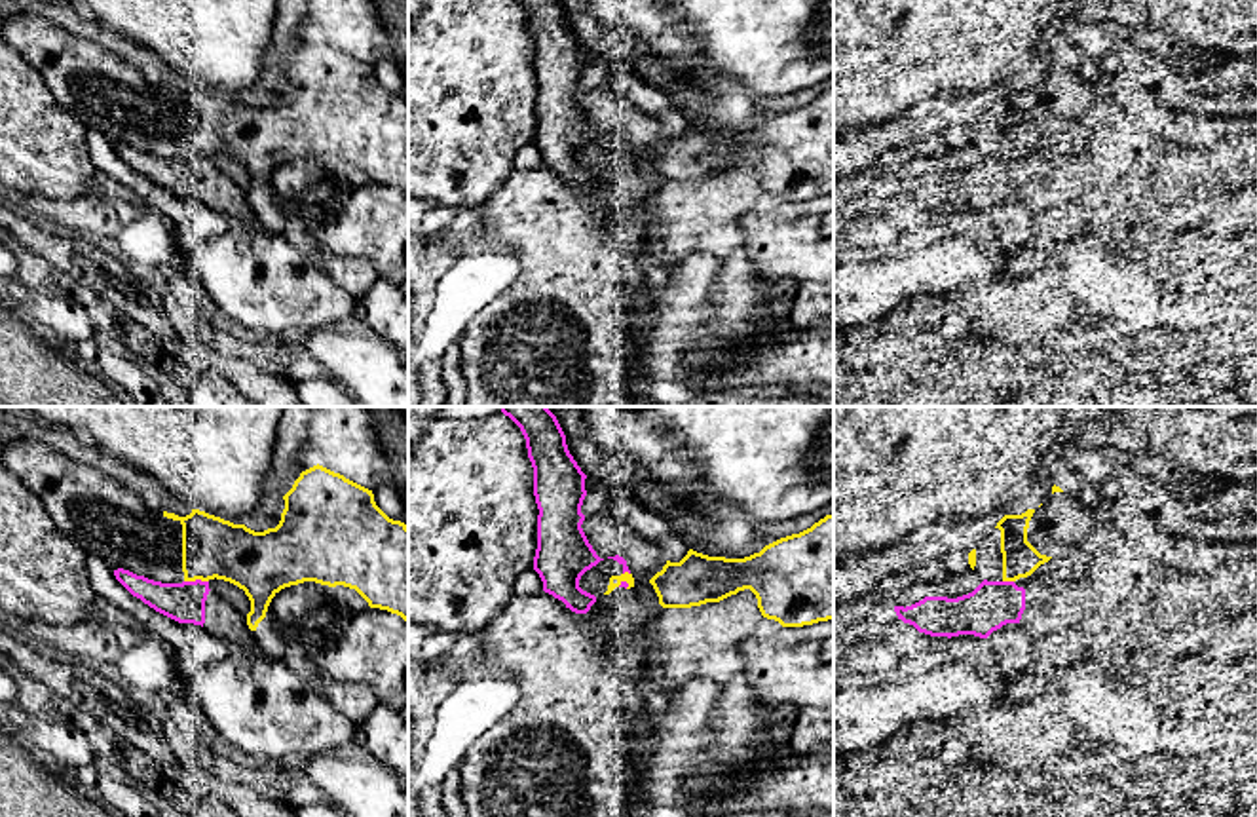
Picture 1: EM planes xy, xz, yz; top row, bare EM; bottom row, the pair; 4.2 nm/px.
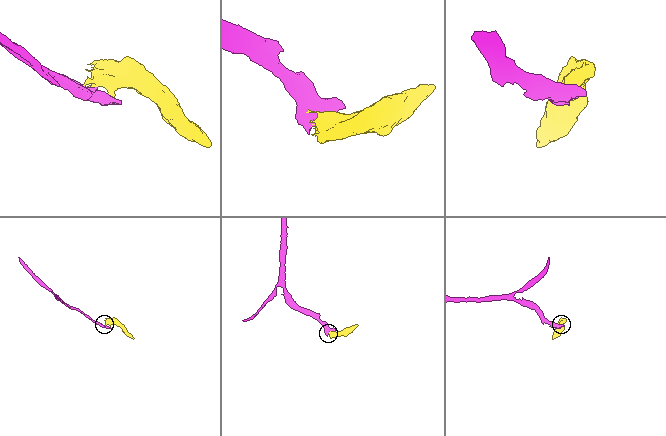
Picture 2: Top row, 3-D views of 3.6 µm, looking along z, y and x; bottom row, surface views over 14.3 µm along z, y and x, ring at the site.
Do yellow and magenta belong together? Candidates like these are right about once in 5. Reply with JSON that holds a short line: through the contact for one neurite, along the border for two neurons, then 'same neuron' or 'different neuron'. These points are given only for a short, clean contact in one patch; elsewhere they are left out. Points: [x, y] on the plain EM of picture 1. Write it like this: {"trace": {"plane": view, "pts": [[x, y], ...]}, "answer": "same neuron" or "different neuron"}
{"answer": "different neuron"}

